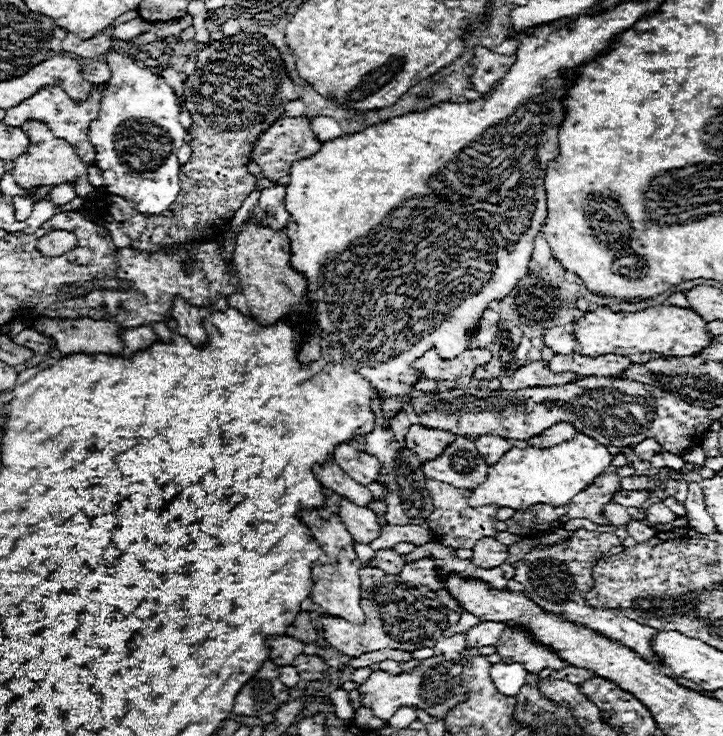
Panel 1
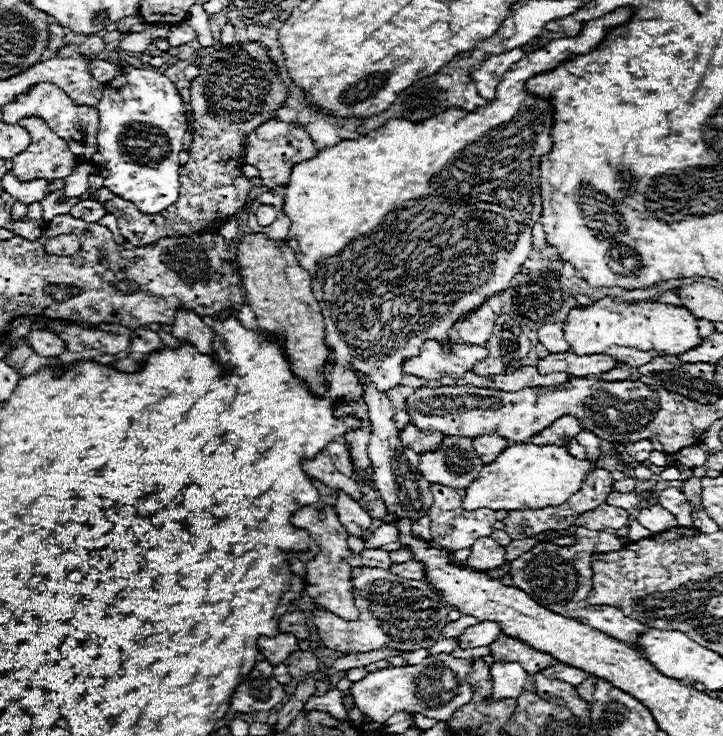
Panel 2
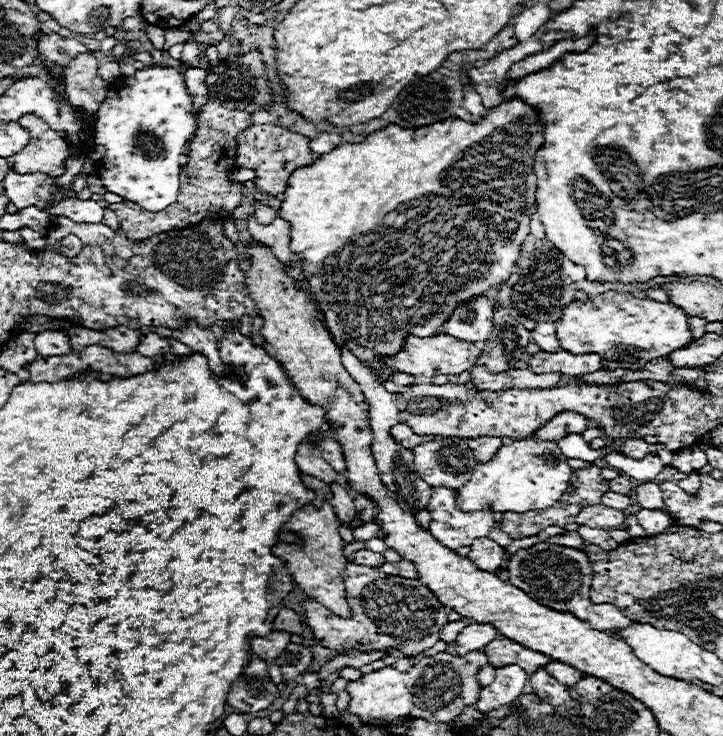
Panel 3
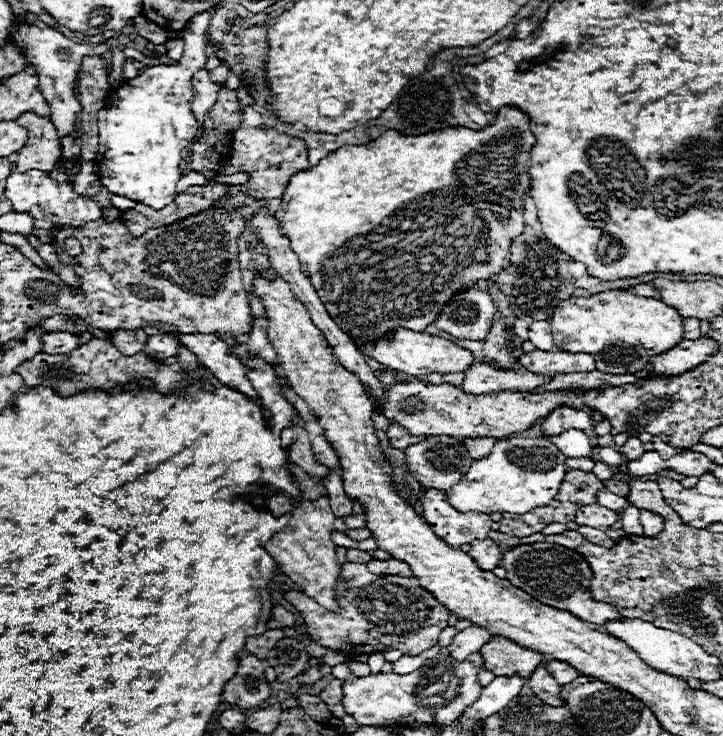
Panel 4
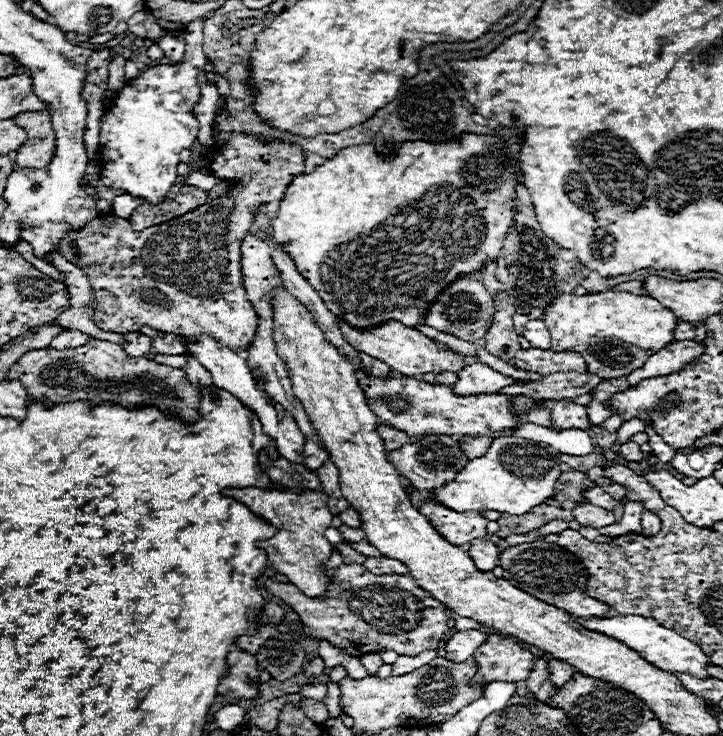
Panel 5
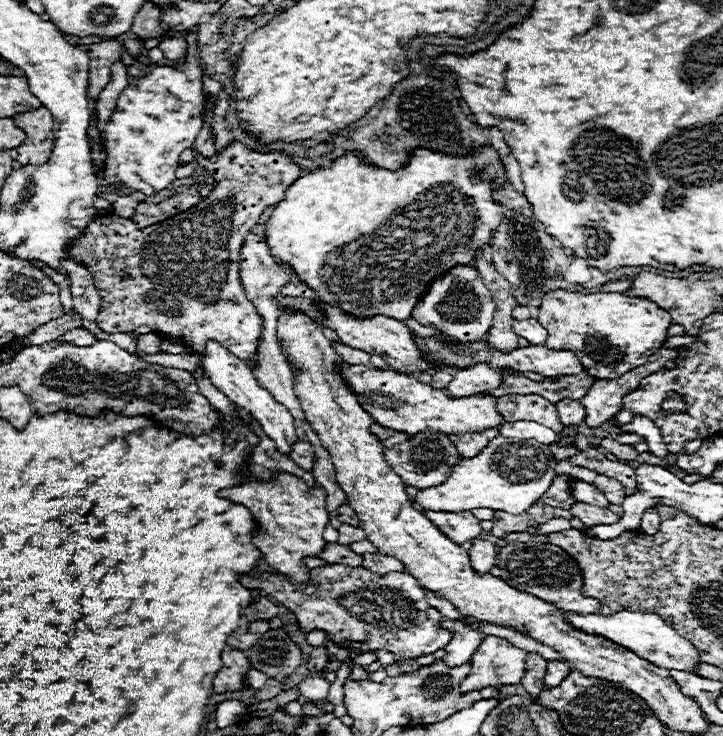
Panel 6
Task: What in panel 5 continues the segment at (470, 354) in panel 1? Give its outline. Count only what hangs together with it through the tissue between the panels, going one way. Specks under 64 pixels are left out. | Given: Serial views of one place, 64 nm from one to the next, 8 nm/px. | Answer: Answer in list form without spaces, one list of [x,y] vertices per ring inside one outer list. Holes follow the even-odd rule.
[[[340,322],[340,324],[342,324],[342,334],[346,336],[346,340],[350,340],[350,344],[354,344],[354,348],[358,352],[364,352],[372,358],[382,360],[394,372],[400,372],[404,376],[420,376],[420,374],[426,374],[426,372],[436,372],[436,374],[438,372],[460,372],[466,366],[466,356],[464,354],[442,348],[438,342],[430,340],[422,332],[418,332],[414,328],[408,328],[404,324],[386,322],[380,328],[366,330],[366,332],[358,332],[350,326],[346,326],[346,322]]]

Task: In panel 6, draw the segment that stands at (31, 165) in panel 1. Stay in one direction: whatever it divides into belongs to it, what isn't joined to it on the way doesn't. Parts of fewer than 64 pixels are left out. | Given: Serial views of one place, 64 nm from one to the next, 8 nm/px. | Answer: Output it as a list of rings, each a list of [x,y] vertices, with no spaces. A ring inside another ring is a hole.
[[[42,106],[38,110],[20,112],[18,116],[14,116],[14,124],[18,124],[18,128],[22,128],[26,132],[24,144],[20,144],[16,148],[16,152],[18,152],[16,160],[22,166],[26,166],[26,164],[40,166],[40,164],[48,162],[50,152],[54,148],[54,134],[52,134],[54,118],[52,118],[50,110],[46,110]]]

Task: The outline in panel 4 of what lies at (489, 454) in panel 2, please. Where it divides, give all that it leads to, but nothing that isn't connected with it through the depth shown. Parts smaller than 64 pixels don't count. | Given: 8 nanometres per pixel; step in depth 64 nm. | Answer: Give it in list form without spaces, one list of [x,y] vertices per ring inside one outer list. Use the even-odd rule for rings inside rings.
[[[466,438],[464,444],[466,444],[466,450],[470,452],[470,456],[474,460],[480,460],[480,458],[486,458],[490,454],[490,448],[494,448],[498,440],[496,438]]]

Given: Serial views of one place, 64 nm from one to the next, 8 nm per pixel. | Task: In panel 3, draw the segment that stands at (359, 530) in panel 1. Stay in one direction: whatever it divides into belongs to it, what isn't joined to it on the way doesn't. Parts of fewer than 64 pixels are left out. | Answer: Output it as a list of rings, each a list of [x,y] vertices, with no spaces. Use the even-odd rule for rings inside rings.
[[[332,484],[330,490],[332,490],[332,494],[334,494],[334,498],[332,498],[330,504],[334,506],[334,512],[336,512],[338,520],[340,520],[340,524],[352,528],[350,522],[358,516],[358,510],[354,508],[354,500],[352,500],[350,494],[348,494],[342,486],[338,486],[338,484]]]

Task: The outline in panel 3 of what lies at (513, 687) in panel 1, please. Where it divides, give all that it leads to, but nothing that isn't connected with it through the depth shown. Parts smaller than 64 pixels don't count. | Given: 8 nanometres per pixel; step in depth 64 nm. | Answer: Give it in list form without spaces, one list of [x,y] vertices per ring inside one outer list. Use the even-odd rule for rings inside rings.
[[[508,664],[496,668],[494,682],[480,692],[480,700],[476,702],[478,710],[490,712],[502,704],[510,704],[522,694],[522,688],[528,680],[528,674],[518,664]]]

